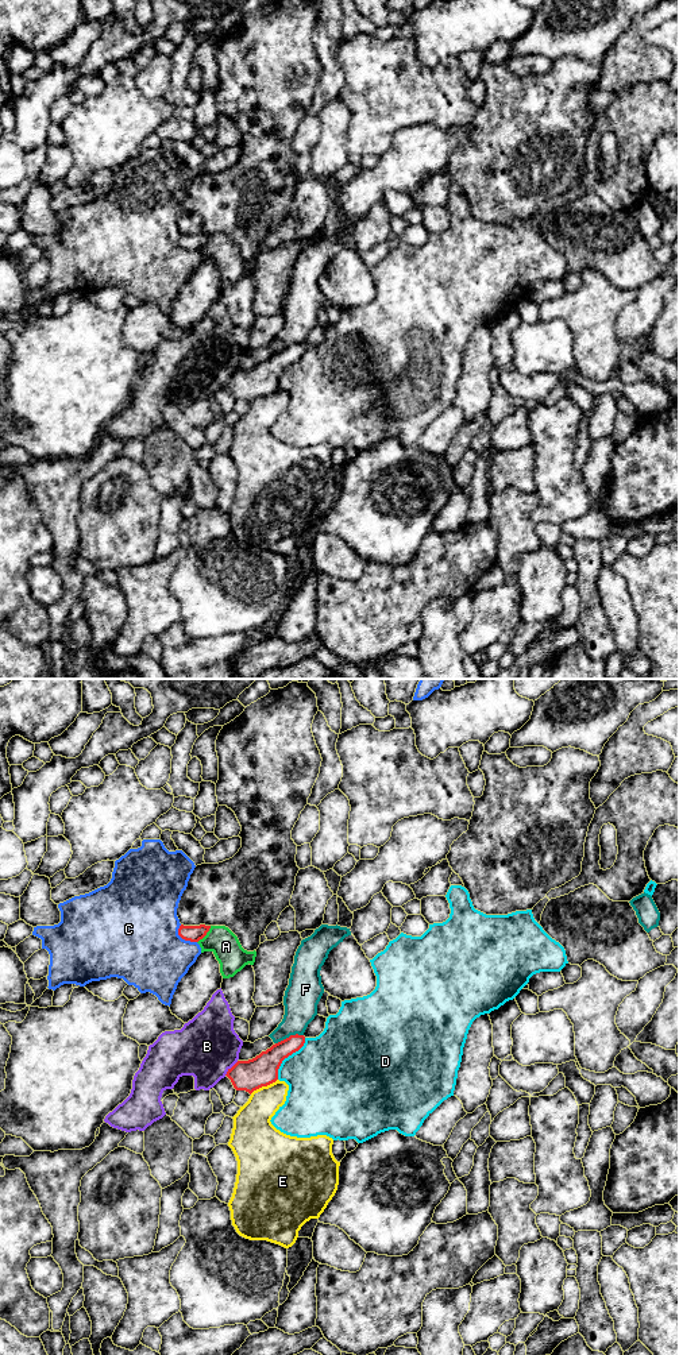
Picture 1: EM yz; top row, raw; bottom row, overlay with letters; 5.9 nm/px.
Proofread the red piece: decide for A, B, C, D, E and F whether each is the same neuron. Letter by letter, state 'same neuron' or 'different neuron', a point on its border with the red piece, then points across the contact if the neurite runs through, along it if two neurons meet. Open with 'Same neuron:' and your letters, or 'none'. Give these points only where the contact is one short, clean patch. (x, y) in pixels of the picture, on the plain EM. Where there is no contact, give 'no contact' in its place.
Same neuron: none
A: different neuron; meets red in yz at (205, 243)
B: different neuron; meets red in yz at (231, 377)
C: different neuron; meets red in yz at (182, 247)
D: different neuron; meets red in yz at (286, 366)
E: different neuron; meets red in yz at (263, 394); border along yz (277, 388), (250, 402)
F: different neuron; meets red in yz at (290, 344); border along yz (303, 343), (290, 343), (276, 352)

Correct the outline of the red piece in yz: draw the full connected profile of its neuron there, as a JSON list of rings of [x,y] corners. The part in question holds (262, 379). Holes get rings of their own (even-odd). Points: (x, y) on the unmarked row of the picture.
[[[290,344],[252,368],[238,370],[225,385],[236,399],[246,399],[251,404],[254,399],[275,391],[282,370],[298,360],[304,352],[304,344]]]

